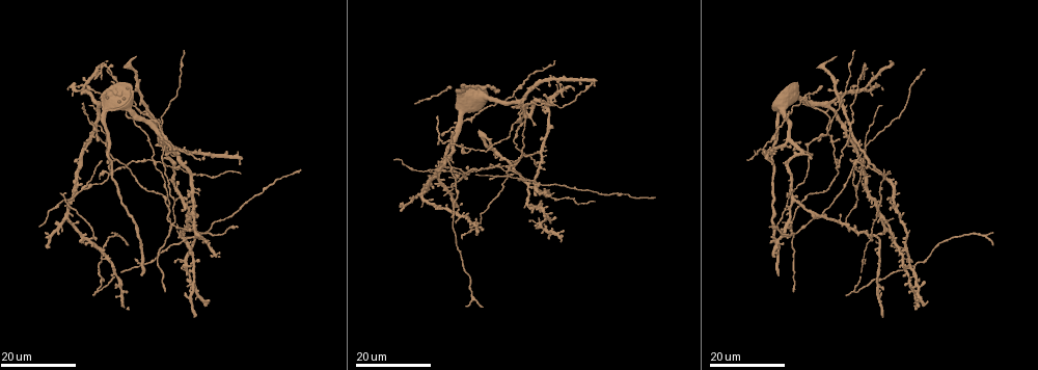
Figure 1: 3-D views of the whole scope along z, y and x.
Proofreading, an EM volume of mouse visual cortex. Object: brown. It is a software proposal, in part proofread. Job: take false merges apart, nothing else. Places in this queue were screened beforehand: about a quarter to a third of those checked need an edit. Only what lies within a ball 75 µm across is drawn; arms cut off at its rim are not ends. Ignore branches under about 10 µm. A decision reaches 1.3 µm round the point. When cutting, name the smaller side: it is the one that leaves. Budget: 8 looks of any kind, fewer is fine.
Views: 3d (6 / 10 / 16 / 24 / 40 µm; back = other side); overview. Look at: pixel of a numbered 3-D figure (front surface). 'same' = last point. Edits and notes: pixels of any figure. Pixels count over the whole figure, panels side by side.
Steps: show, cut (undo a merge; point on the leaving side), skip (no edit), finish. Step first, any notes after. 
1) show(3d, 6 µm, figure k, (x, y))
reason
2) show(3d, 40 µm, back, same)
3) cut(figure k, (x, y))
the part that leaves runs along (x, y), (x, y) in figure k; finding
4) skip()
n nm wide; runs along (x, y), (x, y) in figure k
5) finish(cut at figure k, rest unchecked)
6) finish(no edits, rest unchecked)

show(3d, 16 µm, figure 1, (172, 226))
looks like a crossing

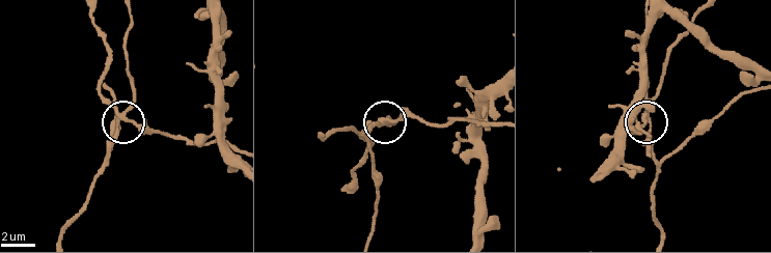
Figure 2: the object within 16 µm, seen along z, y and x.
show(3d, 6 µm, figure 2, (117, 116))
closer look

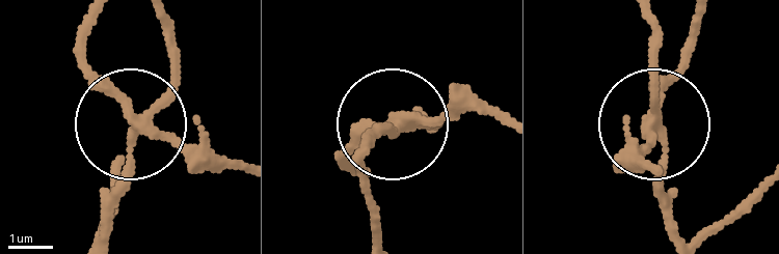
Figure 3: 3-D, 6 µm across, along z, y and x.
show(3d, 6 µm, back, figure 3, (134, 130))

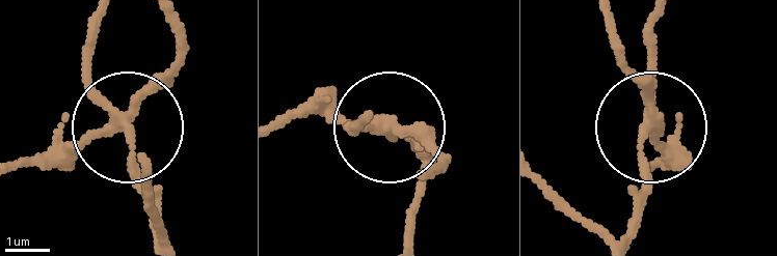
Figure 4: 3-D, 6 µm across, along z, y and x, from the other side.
cut(figure 4, (65, 152))
the part that leaves runs along (124, 118), (177, 55), (172, 22) in figure 4; a second cell is stuck on

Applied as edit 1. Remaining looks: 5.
show(overview)
see it whole again

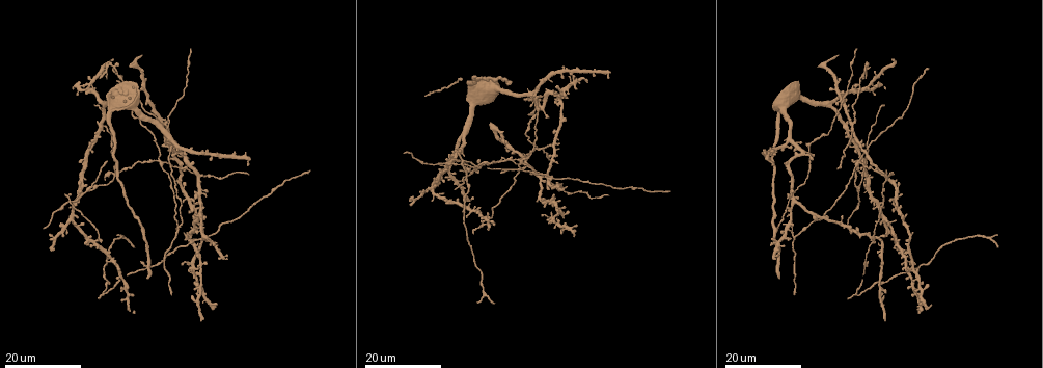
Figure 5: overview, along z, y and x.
show(3d, 24 µm, figure 5, (158, 159))
three arms meet

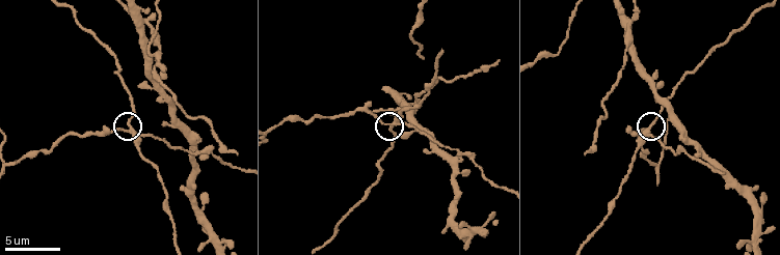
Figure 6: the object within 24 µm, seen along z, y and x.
show(3d, 10 µm, figure 6, (388, 123))
closer look

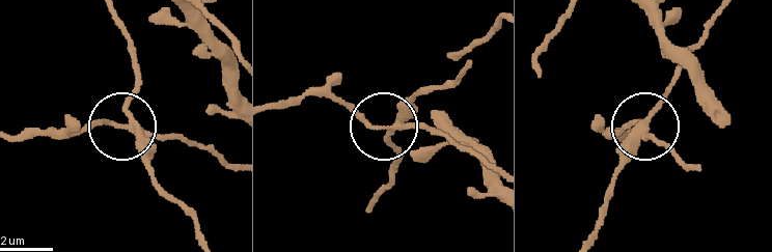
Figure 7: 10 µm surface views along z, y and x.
cut(figure 7, (175, 138))
3 arms; the part that leaves runs along (132, 130), (93, 122), (14, 136) in figure 7; two cells meet here

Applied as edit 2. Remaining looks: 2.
show(overview)

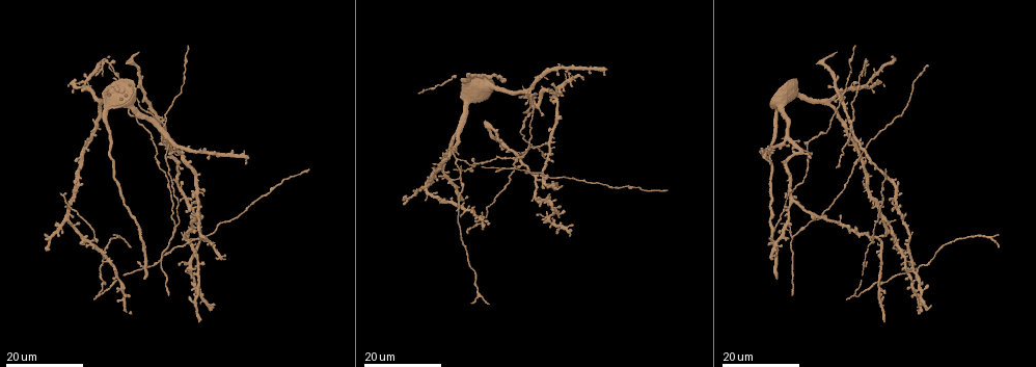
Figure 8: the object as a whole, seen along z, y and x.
show(3d, 10 µm, figure 6, (625, 19))
four-way junction

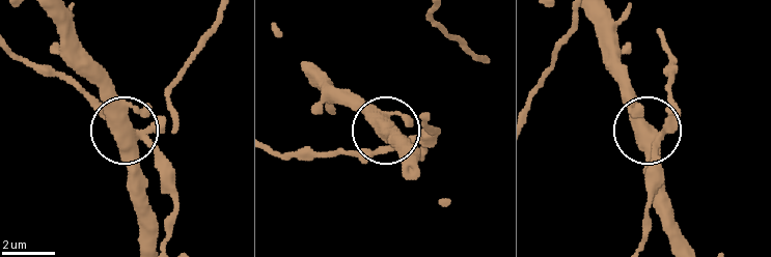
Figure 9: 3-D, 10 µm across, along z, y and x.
cut(figure 9, (368, 160))
440 nm wide; the part that leaves runs along (134, 135), (76, 87), (35, 72), (16, 54) in figure 9; two cells meet here

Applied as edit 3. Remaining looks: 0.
finish(cut at figure 4, cut at figure 7, cut at figure 9, rest unchecked)

